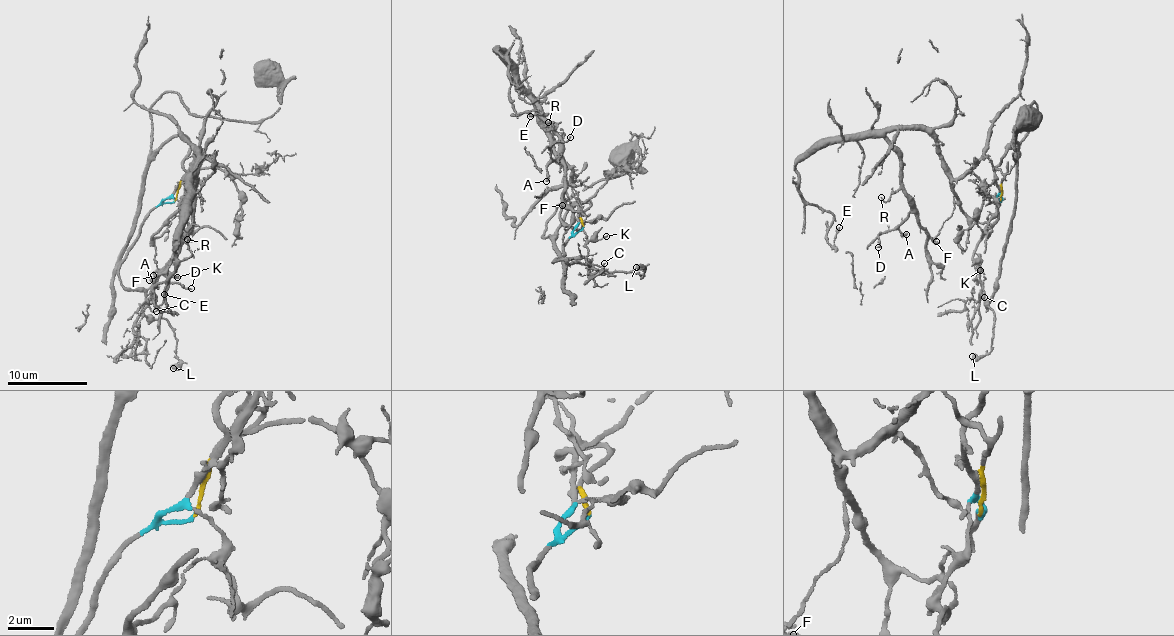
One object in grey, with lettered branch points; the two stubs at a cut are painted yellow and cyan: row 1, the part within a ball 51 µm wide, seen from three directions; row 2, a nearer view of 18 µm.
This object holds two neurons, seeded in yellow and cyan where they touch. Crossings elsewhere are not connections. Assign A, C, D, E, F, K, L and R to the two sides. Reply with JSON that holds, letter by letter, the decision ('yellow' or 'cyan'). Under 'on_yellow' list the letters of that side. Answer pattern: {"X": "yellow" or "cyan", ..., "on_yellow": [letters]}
{"A": "yellow", "C": "cyan", "D": "yellow", "E": "yellow", "F": "yellow", "K": "cyan", "L": "cyan", "R": "yellow", "on_yellow": ["A", "D", "E", "F", "R"]}

